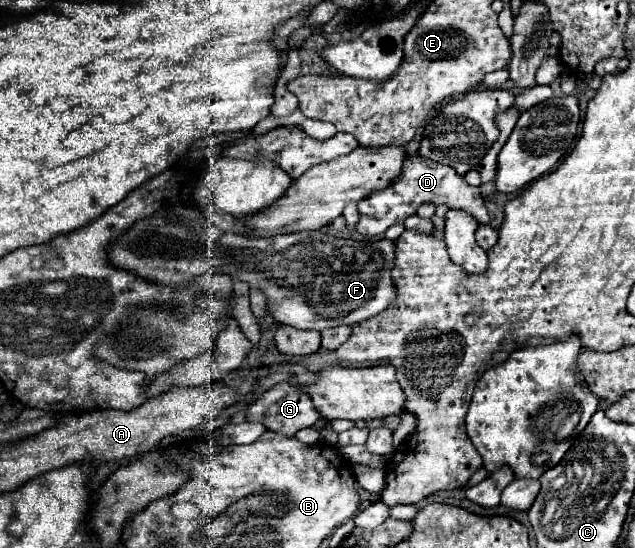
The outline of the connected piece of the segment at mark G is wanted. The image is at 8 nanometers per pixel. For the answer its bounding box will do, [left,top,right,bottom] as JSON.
[247,382,319,436]

